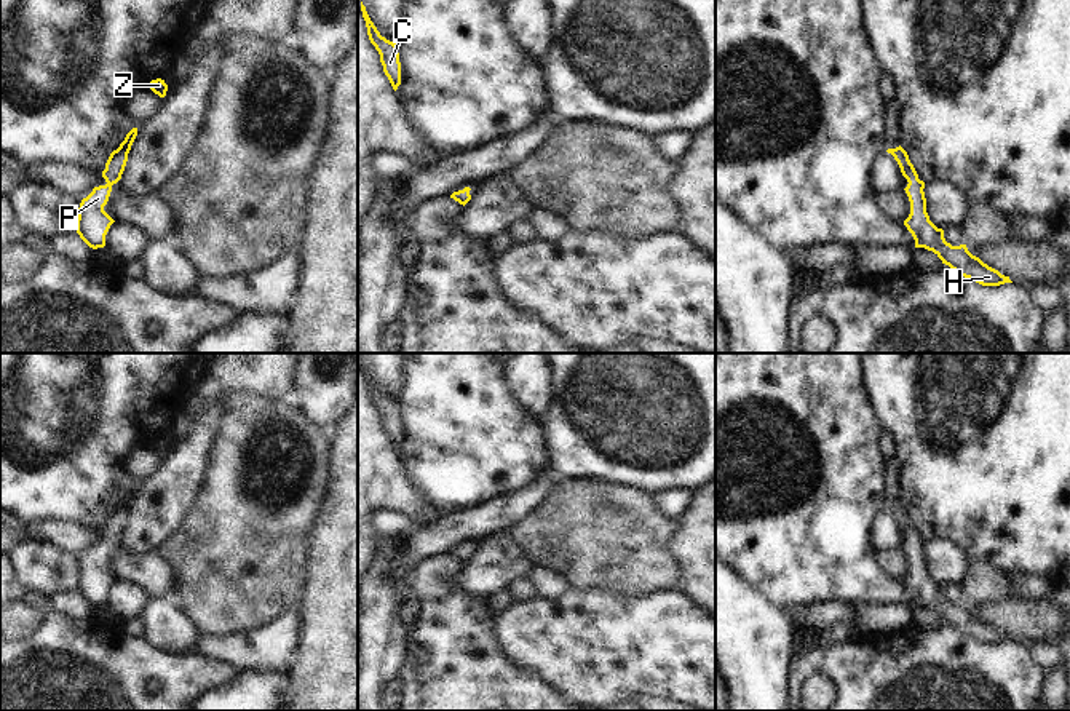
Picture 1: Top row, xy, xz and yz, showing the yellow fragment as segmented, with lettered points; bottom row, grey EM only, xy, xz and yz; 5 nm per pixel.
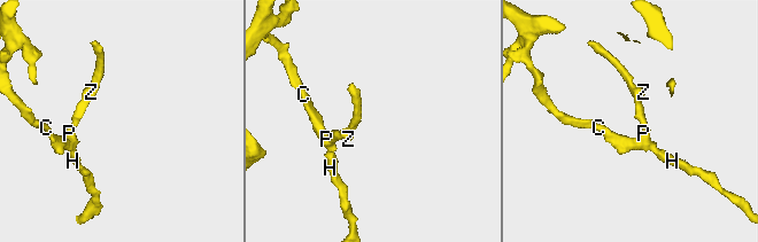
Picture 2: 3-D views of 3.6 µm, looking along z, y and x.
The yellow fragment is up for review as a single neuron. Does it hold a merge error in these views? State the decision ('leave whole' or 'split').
leave whole

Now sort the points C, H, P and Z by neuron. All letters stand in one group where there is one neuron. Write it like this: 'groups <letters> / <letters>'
groups C H P Z

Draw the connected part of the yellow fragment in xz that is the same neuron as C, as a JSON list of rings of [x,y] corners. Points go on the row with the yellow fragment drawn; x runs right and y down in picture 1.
[[[361,2],[361,11],[363,11],[363,18],[366,21],[369,40],[378,51],[380,62],[383,66],[383,72],[388,77],[393,89],[396,91],[398,86],[401,85],[401,62],[399,62],[398,46],[396,46],[396,43],[393,43],[380,35],[380,32],[371,21],[363,2]]]

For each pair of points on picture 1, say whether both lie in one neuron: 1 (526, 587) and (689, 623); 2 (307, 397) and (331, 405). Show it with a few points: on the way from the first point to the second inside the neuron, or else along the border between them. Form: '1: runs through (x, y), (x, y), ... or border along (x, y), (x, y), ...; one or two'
1: border along (535, 595), (515, 603); two
2: runs through (313, 397), (324, 398); one

